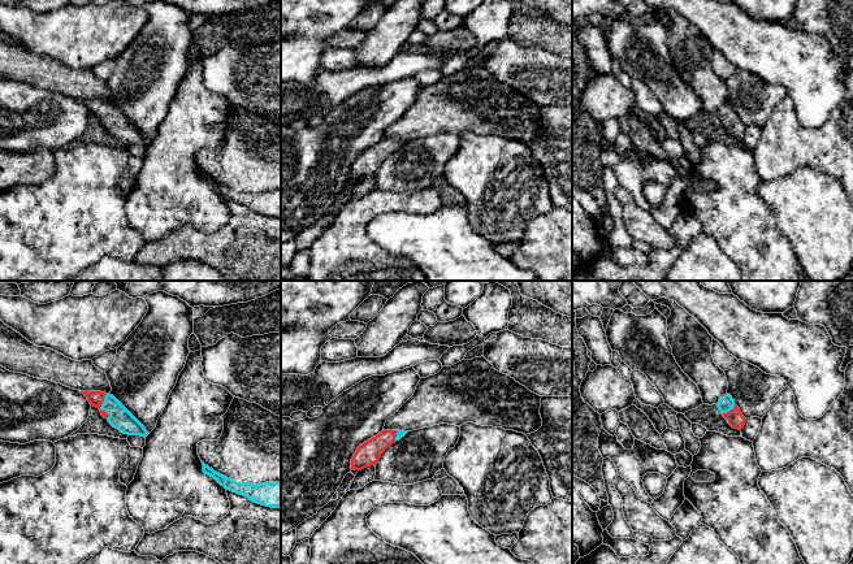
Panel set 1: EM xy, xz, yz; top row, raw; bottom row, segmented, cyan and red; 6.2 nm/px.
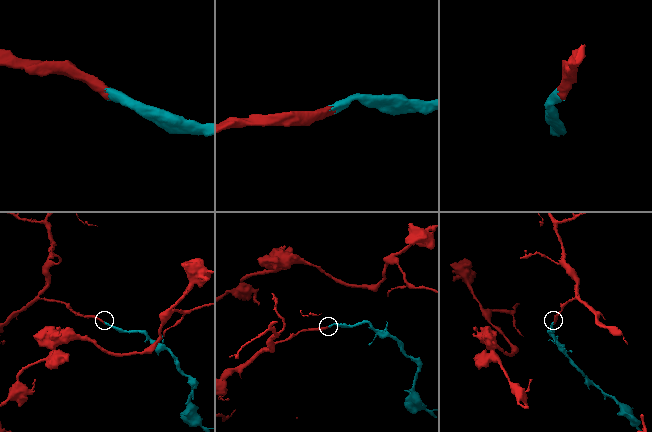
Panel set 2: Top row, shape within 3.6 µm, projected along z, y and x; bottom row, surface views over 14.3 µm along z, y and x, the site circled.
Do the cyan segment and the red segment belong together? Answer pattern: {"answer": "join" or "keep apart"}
{"answer": "join"}

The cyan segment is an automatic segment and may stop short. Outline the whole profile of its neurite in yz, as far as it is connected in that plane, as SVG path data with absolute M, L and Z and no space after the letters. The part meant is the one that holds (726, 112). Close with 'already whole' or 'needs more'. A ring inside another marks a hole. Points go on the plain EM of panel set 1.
M726 103L719 108L718 117L732 136L739 139L744 136L746 127L742 125L729 103Z; needs more

